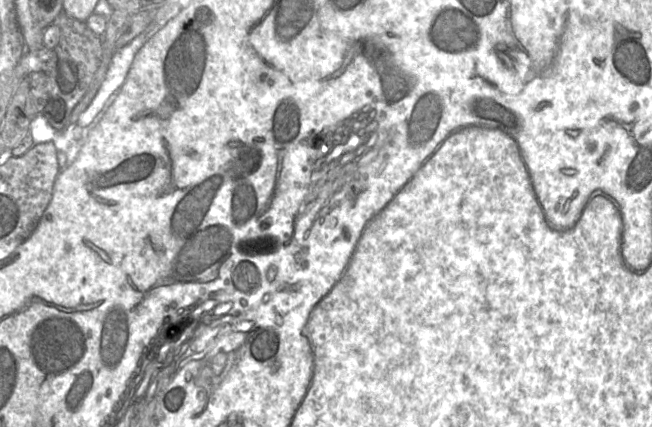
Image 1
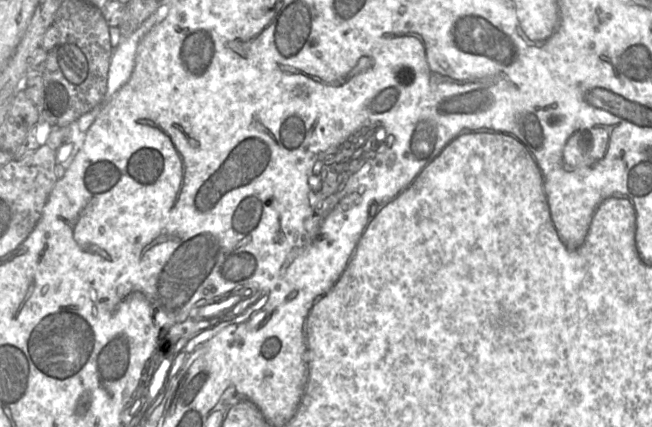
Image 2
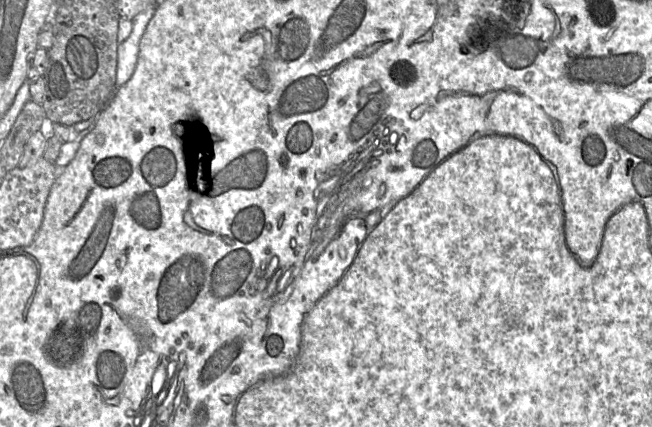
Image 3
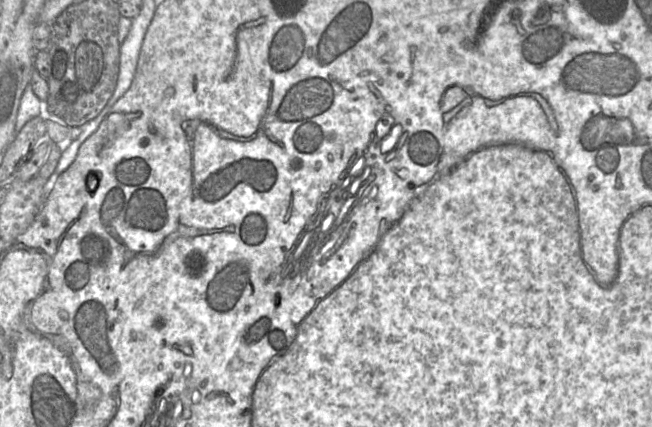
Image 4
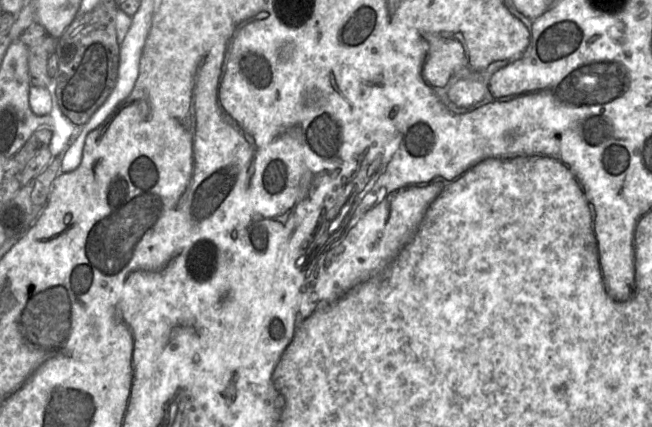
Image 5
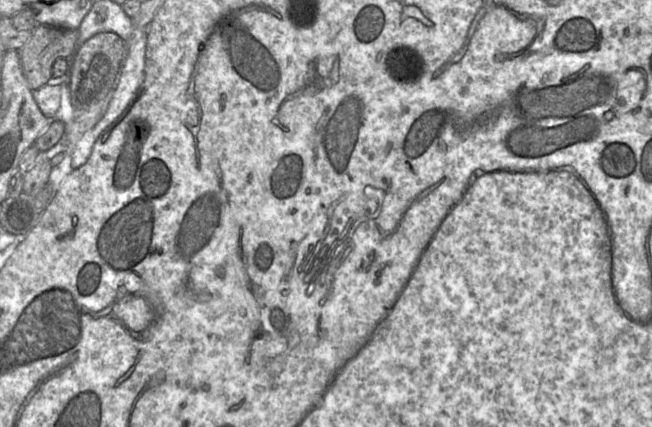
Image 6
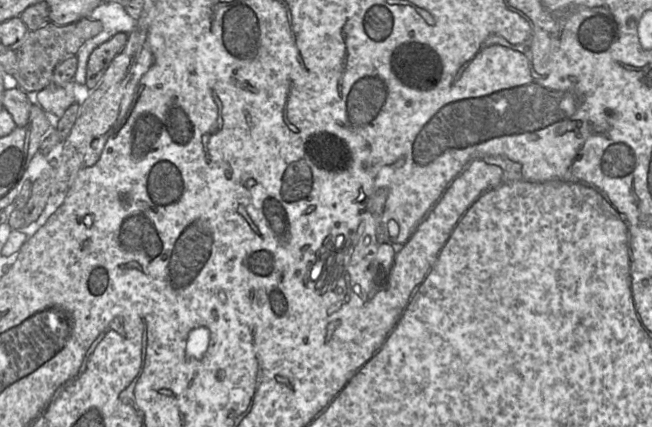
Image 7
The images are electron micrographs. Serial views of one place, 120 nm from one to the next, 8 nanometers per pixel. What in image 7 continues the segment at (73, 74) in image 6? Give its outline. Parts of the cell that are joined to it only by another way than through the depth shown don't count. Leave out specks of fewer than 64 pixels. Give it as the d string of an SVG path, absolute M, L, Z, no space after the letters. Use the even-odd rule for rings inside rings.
M118 32L112 38L96 47L87 62L85 85L93 90L99 85L114 57L125 47L129 34Z

